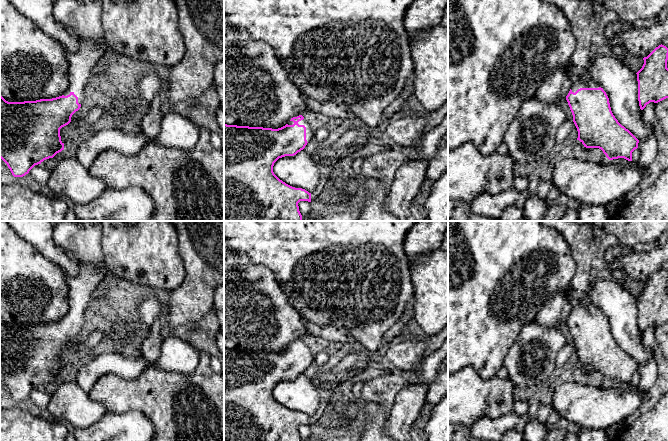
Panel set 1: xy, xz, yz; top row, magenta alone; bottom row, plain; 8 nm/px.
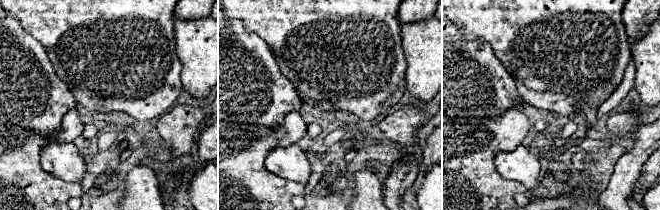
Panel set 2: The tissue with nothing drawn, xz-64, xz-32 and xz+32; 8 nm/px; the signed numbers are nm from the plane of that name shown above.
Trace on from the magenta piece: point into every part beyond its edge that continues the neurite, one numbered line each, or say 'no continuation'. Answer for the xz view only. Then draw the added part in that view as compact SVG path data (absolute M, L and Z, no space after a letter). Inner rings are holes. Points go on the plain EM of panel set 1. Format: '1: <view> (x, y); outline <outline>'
1: xz (309, 356); outline M305 343L299 345L298 348L306 351L306 364L309 366L314 361L314 355L311 353L309 347Z

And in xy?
1: xy (81, 241); outline M57 221L53 227L55 244L79 266L74 276L63 269L70 306L63 319L73 316L78 321L79 328L83 327L85 311L105 279L101 238L101 225L96 223Z

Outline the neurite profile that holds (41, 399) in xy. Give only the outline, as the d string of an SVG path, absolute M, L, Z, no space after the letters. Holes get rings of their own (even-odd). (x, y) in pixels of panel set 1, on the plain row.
M38 388L29 395L29 398L37 408L44 410L50 402L51 394L44 392L41 388Z

